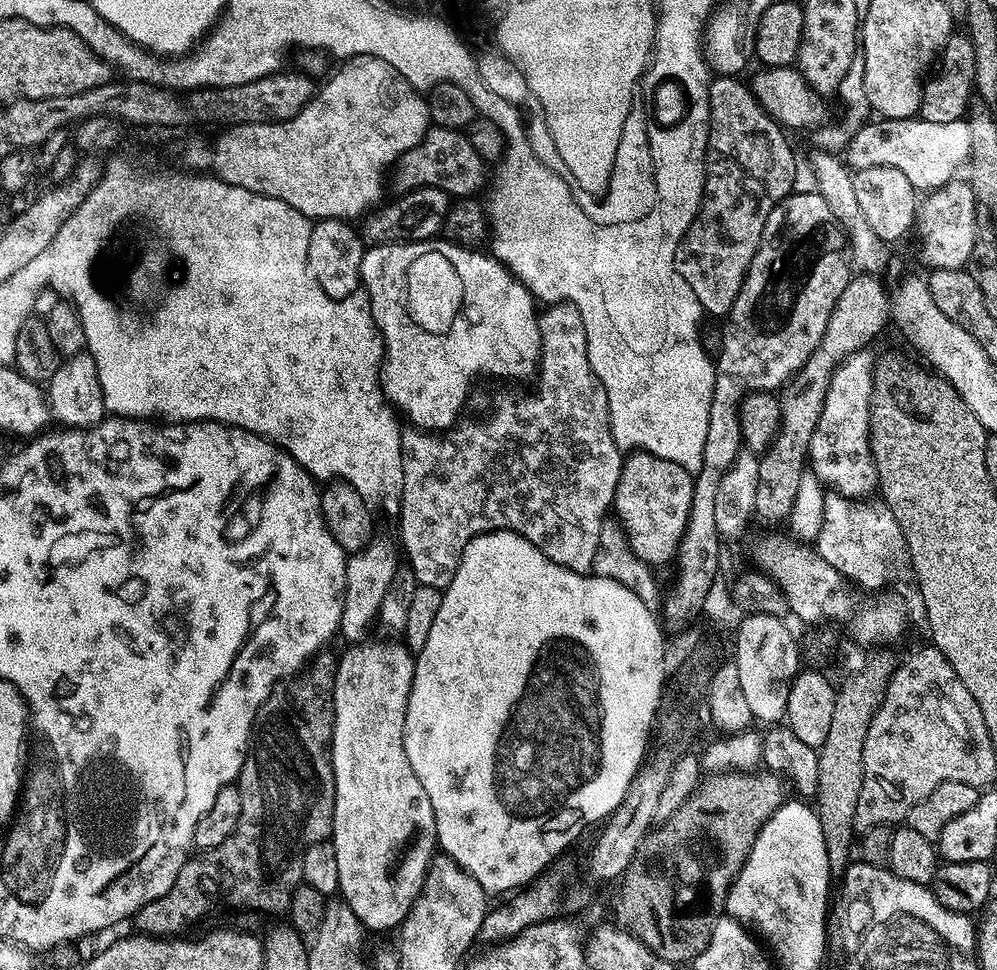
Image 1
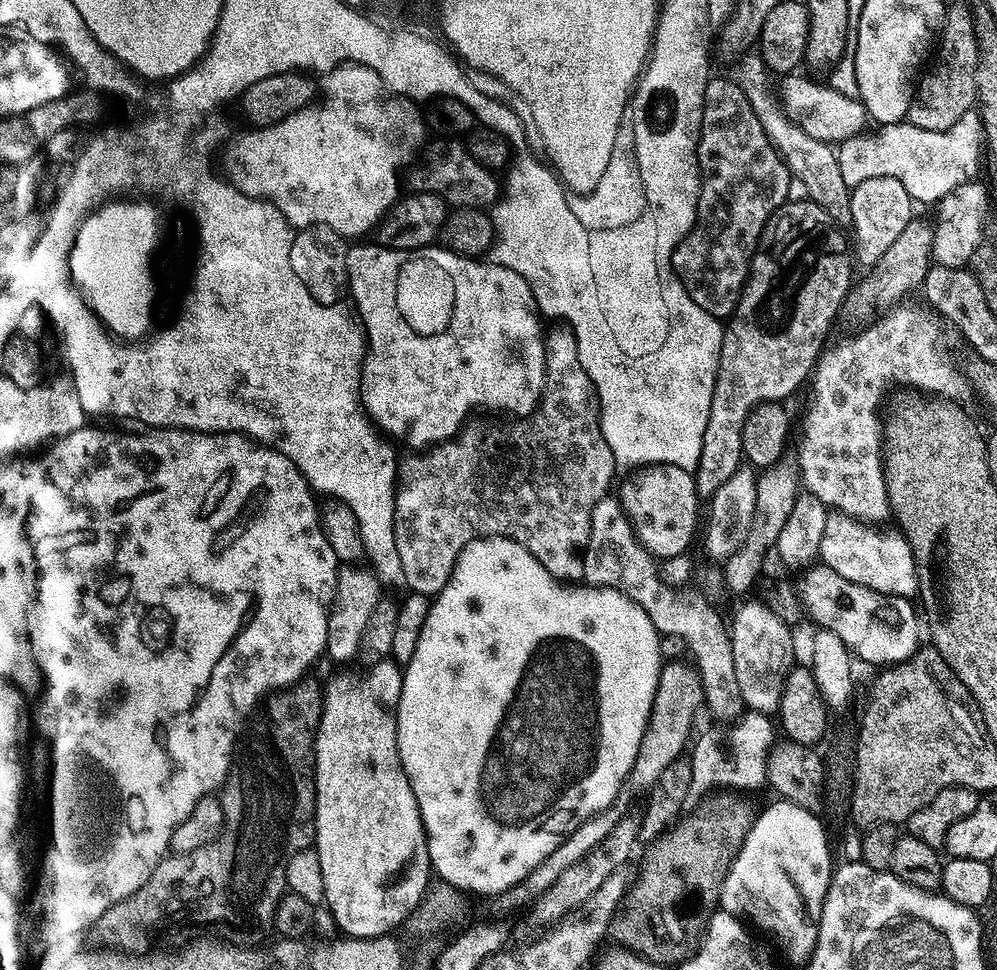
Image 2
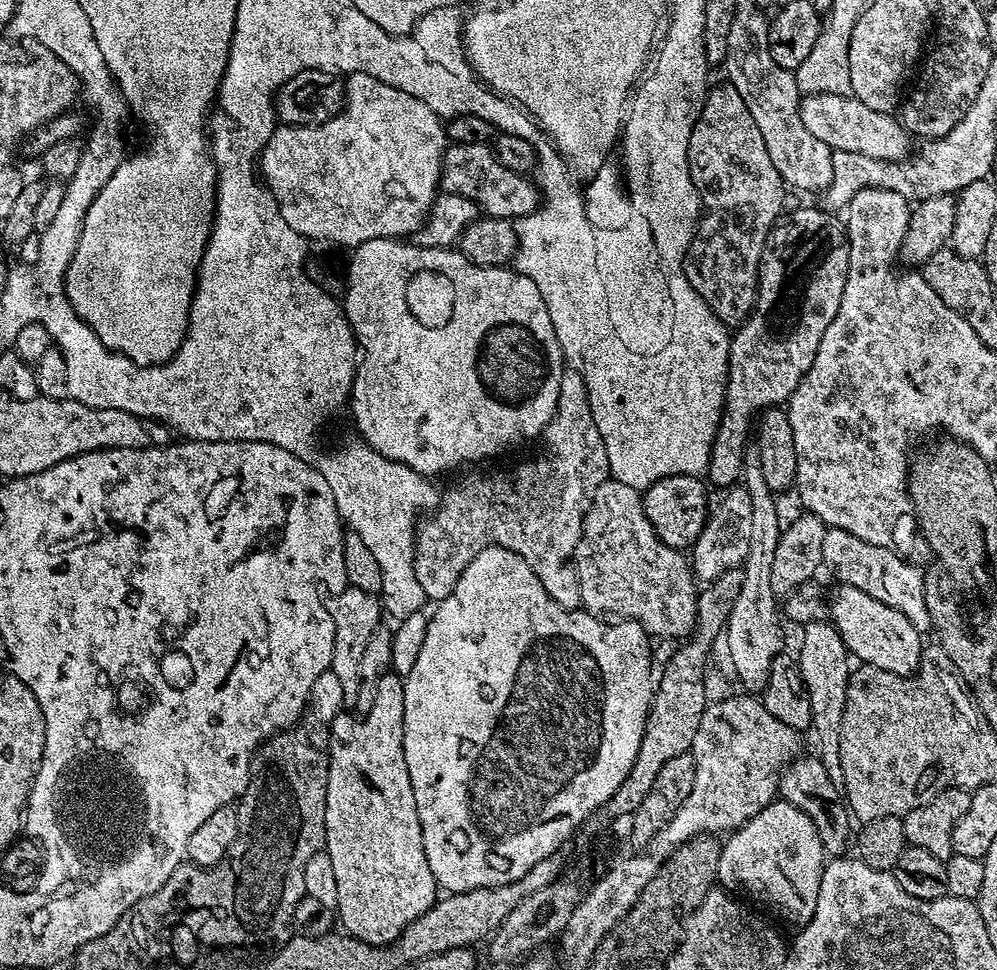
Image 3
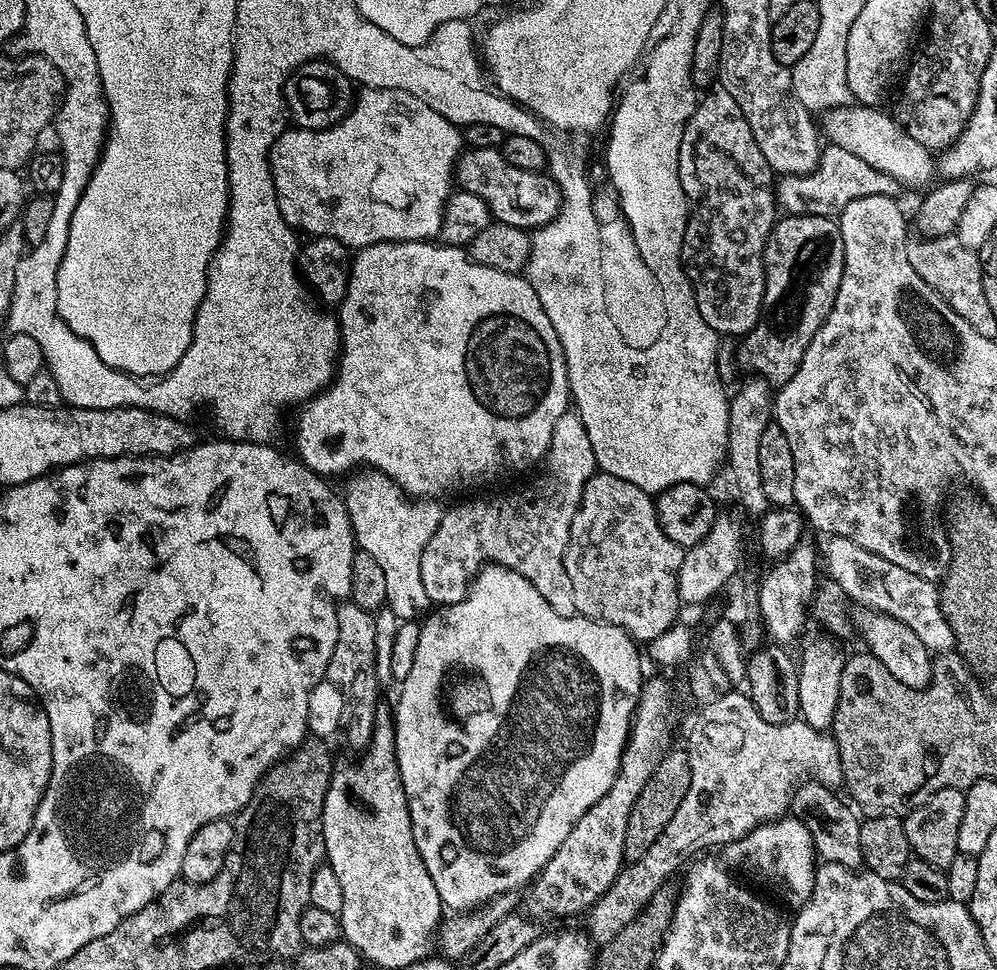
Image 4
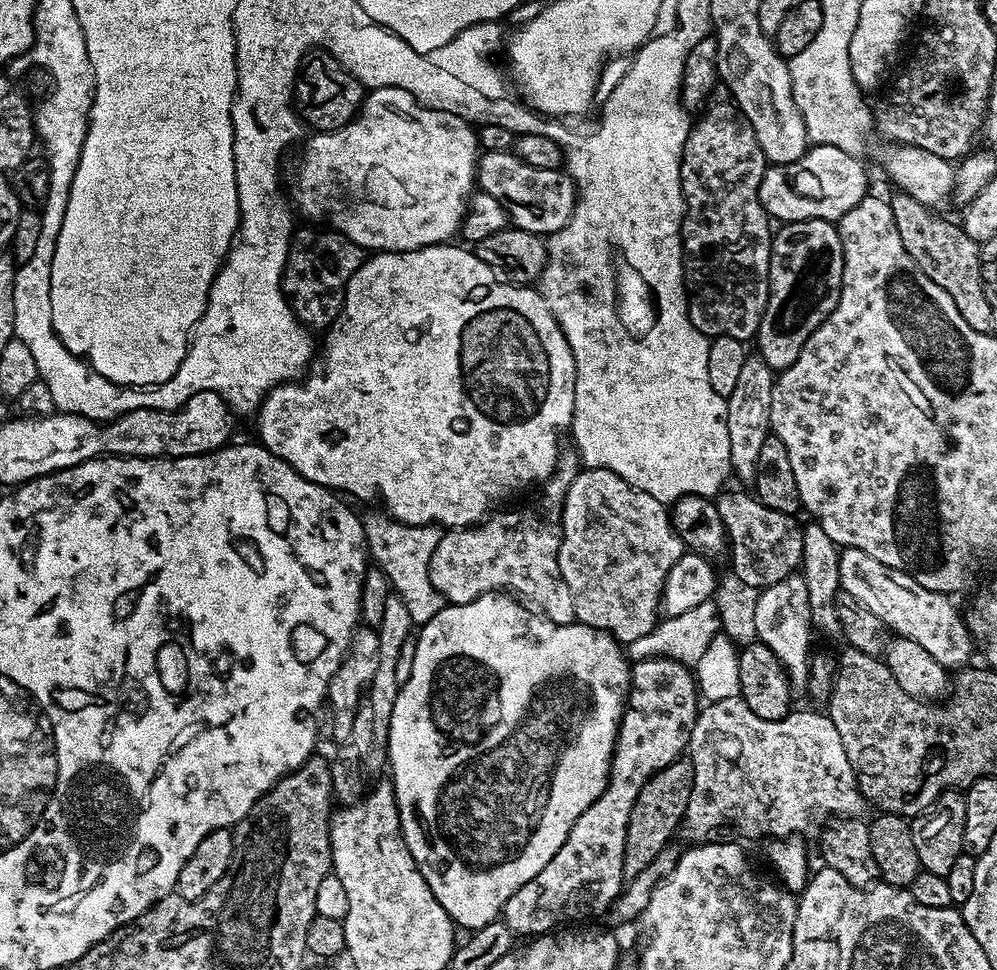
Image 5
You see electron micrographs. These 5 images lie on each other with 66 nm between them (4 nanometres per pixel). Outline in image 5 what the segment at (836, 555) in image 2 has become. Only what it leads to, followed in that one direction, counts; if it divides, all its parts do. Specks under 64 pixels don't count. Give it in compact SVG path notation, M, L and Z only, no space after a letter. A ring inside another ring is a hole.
M845 548L840 553L840 586L846 594L854 594L866 610L878 614L896 636L918 642L918 646L927 650L942 667L959 670L971 661L968 659L972 656L972 636L959 610L948 601L951 599L945 593L926 590L926 586L918 586L910 574L894 570L878 562L878 558L870 558L870 554L853 548Z

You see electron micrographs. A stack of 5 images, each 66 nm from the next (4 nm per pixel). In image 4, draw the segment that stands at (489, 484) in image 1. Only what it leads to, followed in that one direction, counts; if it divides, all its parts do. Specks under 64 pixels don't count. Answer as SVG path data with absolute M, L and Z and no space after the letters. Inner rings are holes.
M575 410L564 412L562 418L558 418L540 470L525 488L517 492L488 496L485 500L468 500L445 511L420 559L422 586L429 602L447 606L464 599L476 573L491 562L522 574L532 583L534 590L538 590L538 594L558 610L558 614L577 615L574 586L570 574L566 574L564 555L574 514L580 508L582 490L598 469L594 446L590 446L586 426L582 426Z

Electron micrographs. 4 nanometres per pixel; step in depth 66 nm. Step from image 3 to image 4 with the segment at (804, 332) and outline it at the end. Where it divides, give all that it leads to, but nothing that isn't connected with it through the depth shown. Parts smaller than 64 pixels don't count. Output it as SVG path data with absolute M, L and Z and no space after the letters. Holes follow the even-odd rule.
M781 215L764 244L764 305L760 307L760 320L739 341L739 367L763 376L772 386L786 383L798 370L806 346L826 322L843 269L842 234L835 219Z

